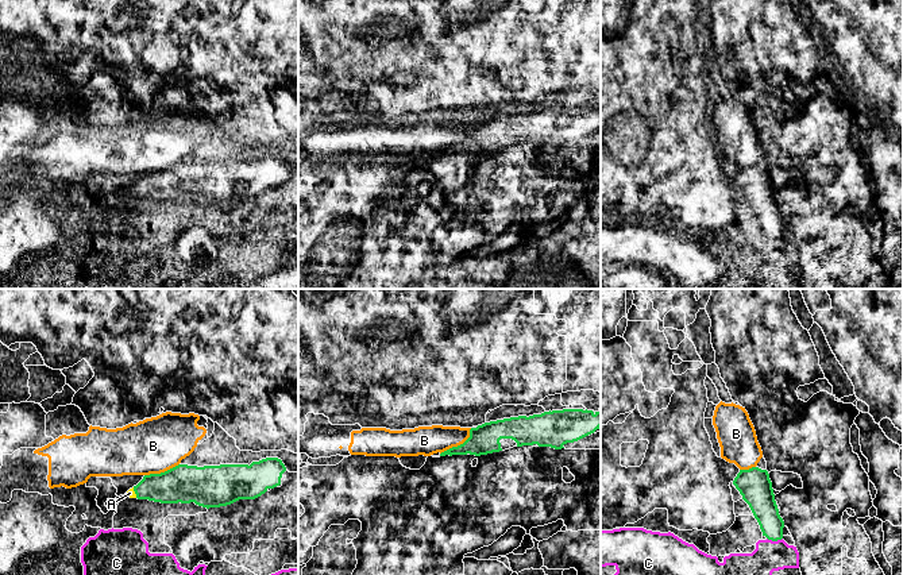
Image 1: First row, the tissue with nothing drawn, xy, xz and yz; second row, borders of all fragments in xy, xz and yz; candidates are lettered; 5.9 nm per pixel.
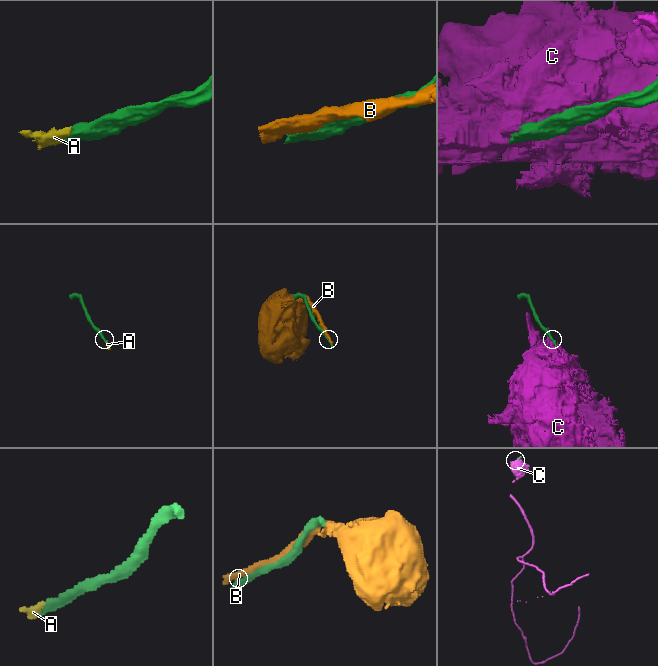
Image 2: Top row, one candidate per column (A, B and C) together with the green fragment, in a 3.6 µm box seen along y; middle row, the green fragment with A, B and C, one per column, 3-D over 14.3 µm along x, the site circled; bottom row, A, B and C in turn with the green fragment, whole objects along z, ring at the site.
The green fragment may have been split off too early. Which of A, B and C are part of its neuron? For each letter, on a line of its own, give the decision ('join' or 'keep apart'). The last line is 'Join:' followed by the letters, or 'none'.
A: join
B: keep apart
C: keep apart
Join: A

